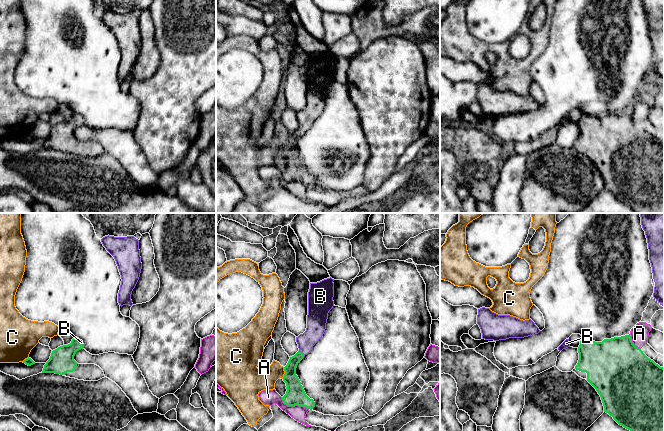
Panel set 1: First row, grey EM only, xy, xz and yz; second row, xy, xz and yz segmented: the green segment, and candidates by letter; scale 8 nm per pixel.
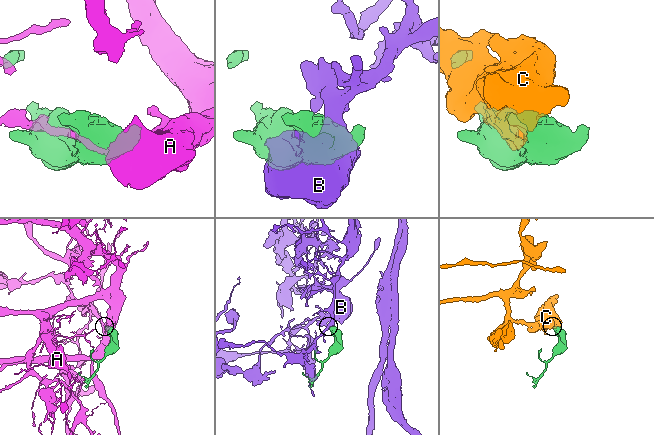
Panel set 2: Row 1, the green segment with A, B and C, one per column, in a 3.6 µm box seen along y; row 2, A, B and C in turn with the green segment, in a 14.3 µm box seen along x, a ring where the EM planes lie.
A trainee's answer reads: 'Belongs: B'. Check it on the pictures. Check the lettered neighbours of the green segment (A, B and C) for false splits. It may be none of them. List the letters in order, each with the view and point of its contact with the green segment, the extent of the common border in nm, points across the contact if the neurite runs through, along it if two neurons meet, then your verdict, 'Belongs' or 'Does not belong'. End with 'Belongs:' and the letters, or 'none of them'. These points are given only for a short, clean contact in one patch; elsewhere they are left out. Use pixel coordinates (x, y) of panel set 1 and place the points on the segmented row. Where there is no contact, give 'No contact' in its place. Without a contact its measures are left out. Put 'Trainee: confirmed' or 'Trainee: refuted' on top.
Trainee: confirmed
A: Touches green at xz (293, 405). Shared border 240 nm. Boundary: xz (281, 397), (282, 401), (287, 405), (302, 405), (308, 409). Does not belong
B: Touches green at xz (301, 352). Shared border 70 nm. Path across: xz (292, 381), (291, 365), (301, 352), (316, 325). Belongs
C: Touches green at xz (285, 373). Shared border 100 nm. Does not belong
Belongs: B

